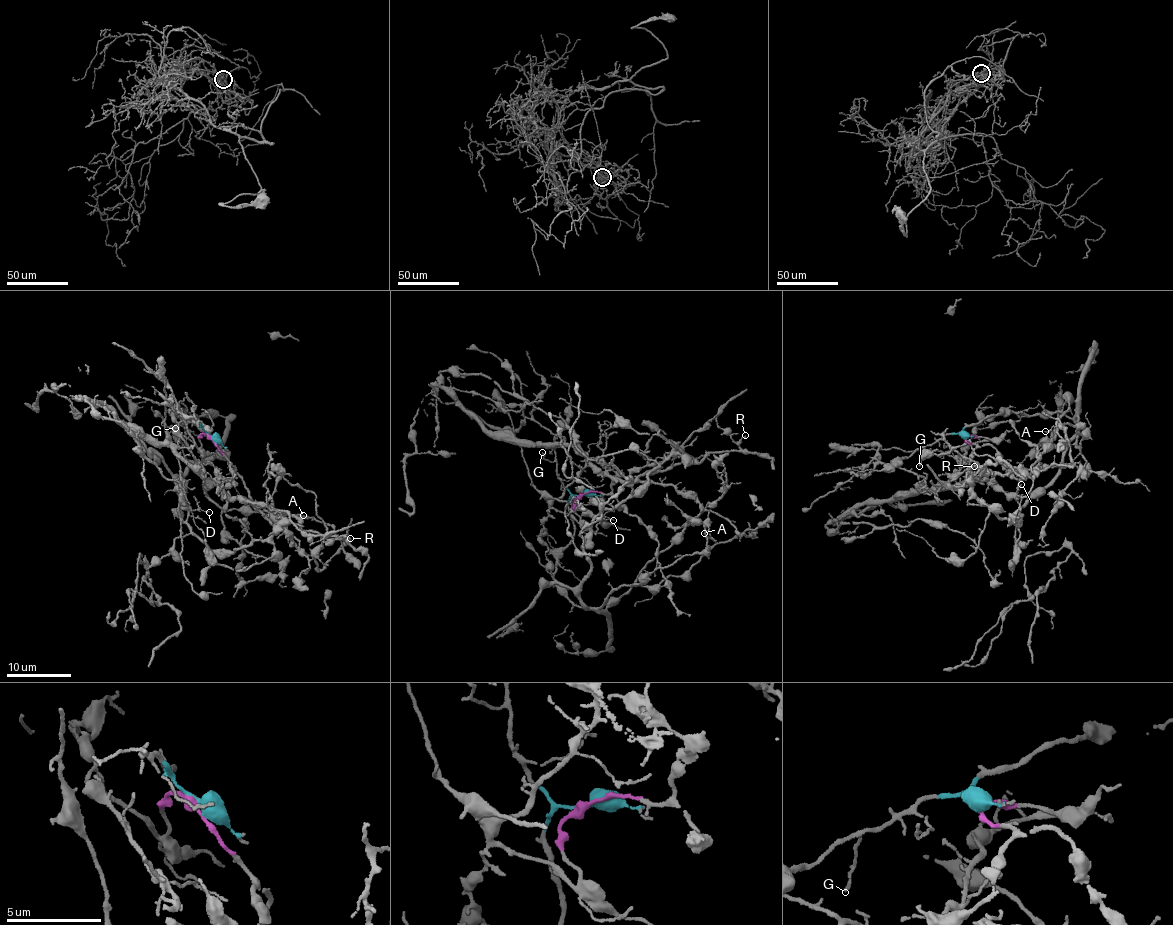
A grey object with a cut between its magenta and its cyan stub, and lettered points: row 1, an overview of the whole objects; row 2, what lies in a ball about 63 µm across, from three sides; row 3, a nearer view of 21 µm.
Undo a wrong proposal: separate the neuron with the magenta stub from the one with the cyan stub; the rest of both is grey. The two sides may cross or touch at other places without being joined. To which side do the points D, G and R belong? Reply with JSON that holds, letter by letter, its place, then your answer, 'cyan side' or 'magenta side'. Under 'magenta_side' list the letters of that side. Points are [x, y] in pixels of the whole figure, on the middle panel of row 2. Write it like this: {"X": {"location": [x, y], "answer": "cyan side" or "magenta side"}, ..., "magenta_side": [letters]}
{"D": {"location": [613, 520], "answer": "cyan side"}, "G": {"location": [542, 452], "answer": "cyan side"}, "R": {"location": [745, 435], "answer": "magenta side"}, "magenta_side": ["R"]}

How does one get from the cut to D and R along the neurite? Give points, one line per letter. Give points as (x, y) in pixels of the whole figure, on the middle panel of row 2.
D: (582, 495), (570, 499), (574, 533), (556, 585), (583, 608), (594, 518), (614, 521)
R: (583, 495), (611, 492), (617, 477), (608, 467), (634, 483), (711, 452), (735, 451), (745, 436)

